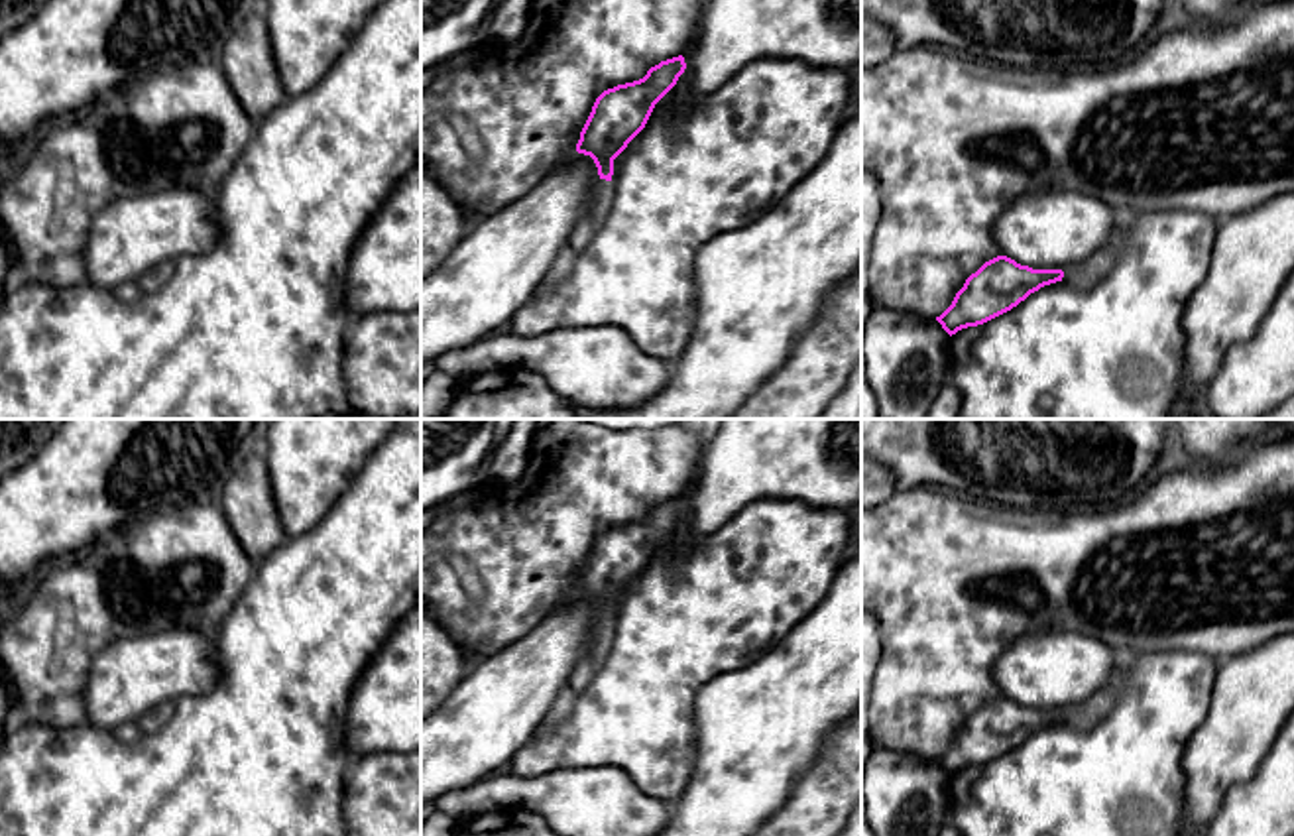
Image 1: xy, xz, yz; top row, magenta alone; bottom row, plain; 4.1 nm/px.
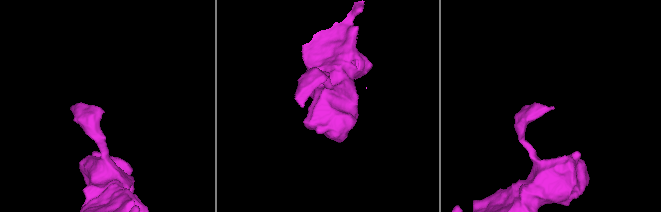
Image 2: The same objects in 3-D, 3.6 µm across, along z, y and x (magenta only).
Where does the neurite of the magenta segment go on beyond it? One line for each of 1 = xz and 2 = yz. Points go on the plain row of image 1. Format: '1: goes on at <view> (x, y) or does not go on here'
1: goes on at xz (598, 644)
2: goes on at yz (1084, 715)

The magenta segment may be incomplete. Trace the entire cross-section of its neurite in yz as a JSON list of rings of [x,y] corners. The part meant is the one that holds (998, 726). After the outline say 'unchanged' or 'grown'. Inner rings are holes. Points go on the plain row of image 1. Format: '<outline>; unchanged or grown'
[[[1115,679],[1095,696],[1064,710],[1032,710],[997,696],[966,720],[952,746],[936,761],[952,777],[1011,751],[1044,726],[1064,722],[1088,730],[1113,710],[1123,688],[1123,681]]]; grown

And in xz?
[[[678,496],[651,508],[643,519],[608,529],[596,539],[576,592],[594,600],[600,622],[592,627],[570,677],[576,692],[586,688],[612,649],[614,600],[645,568],[655,545],[676,525],[684,509],[684,498]]]; grown

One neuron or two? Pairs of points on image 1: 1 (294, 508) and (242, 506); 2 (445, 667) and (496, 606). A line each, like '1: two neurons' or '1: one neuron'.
1: two neurons
2: two neurons

